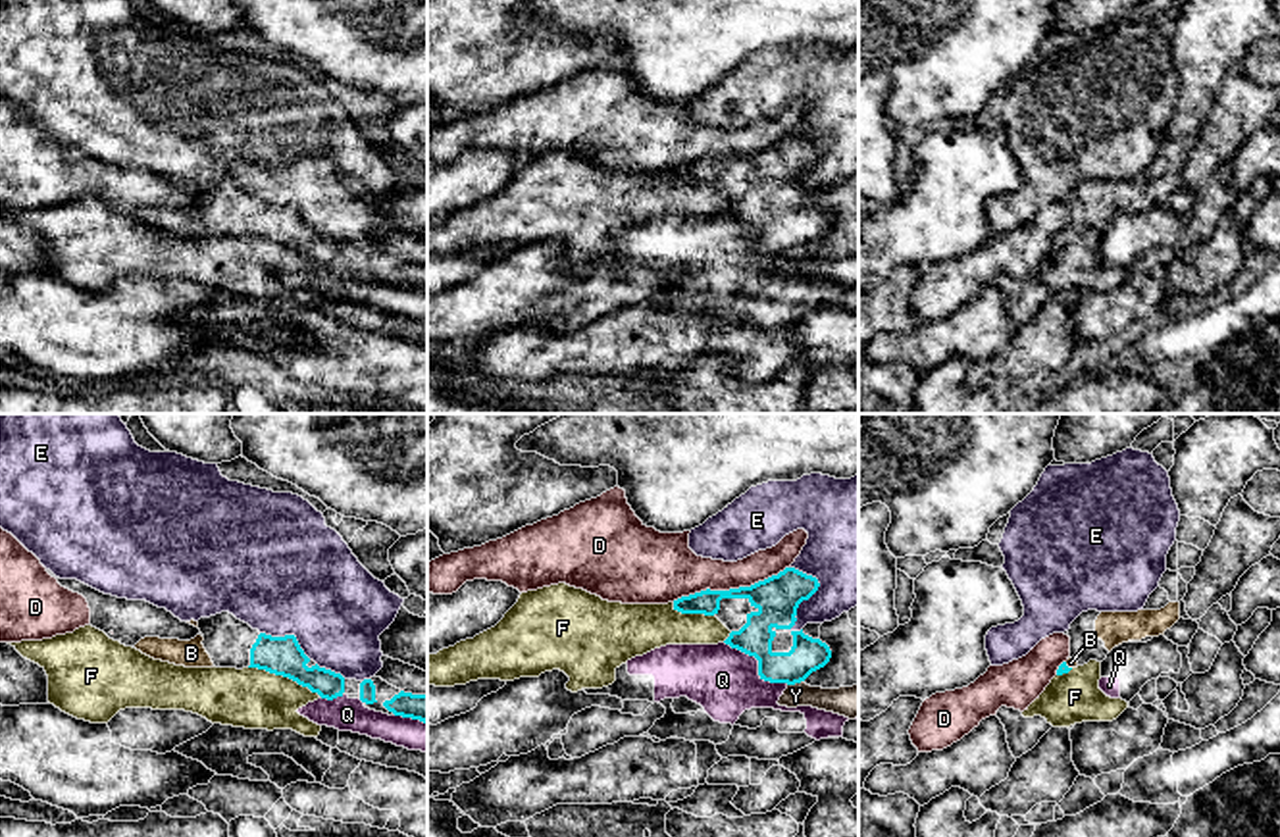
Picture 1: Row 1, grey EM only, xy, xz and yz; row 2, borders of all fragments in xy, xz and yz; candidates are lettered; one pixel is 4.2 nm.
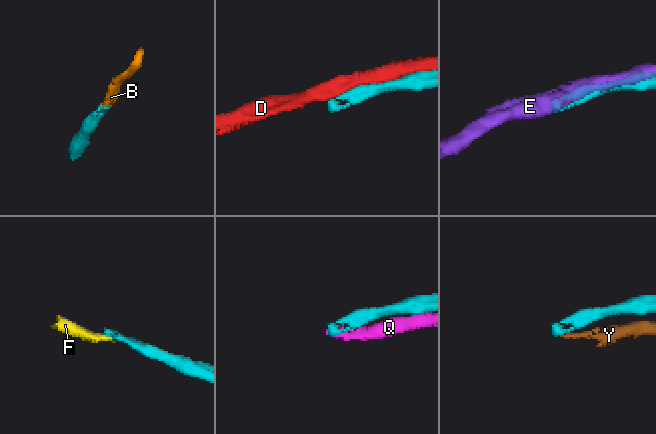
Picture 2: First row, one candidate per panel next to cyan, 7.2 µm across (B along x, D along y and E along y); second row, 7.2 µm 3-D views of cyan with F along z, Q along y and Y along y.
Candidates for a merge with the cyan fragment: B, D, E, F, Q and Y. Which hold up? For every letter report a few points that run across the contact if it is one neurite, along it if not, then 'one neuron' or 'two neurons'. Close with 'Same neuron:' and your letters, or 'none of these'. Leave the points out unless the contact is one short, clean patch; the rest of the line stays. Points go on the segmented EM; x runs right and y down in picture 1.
B: one neuron
D: two neurons
E: two neurons
F: line xy (249, 666), (287, 676), (320, 695); two neurons
Q: two neurons
Y: line xz (803, 680), (788, 685); two neurons
Same neuron: B

